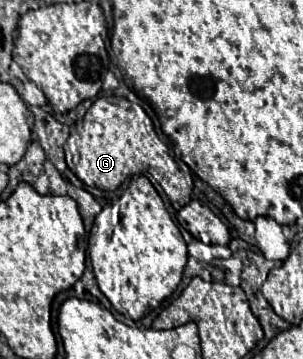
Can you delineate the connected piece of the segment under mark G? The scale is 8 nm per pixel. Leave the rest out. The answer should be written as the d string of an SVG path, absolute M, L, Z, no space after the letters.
M97 97L85 117L75 124L75 131L71 132L67 145L66 164L85 186L113 191L127 177L143 173L151 175L163 187L177 211L191 201L193 183L183 177L175 159L169 155L169 147L154 129L153 117L143 111L141 105L135 105L125 97Z

